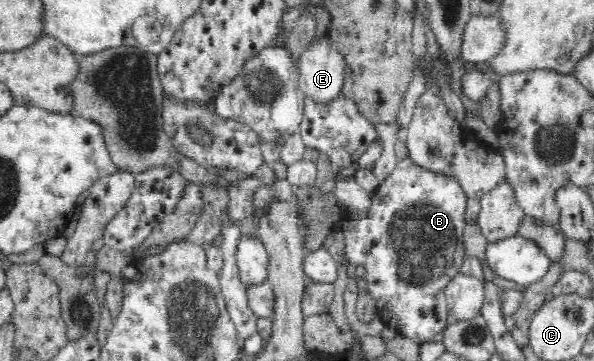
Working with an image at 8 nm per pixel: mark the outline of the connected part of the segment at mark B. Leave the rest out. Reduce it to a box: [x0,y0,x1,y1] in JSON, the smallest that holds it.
[342,158,467,344]

